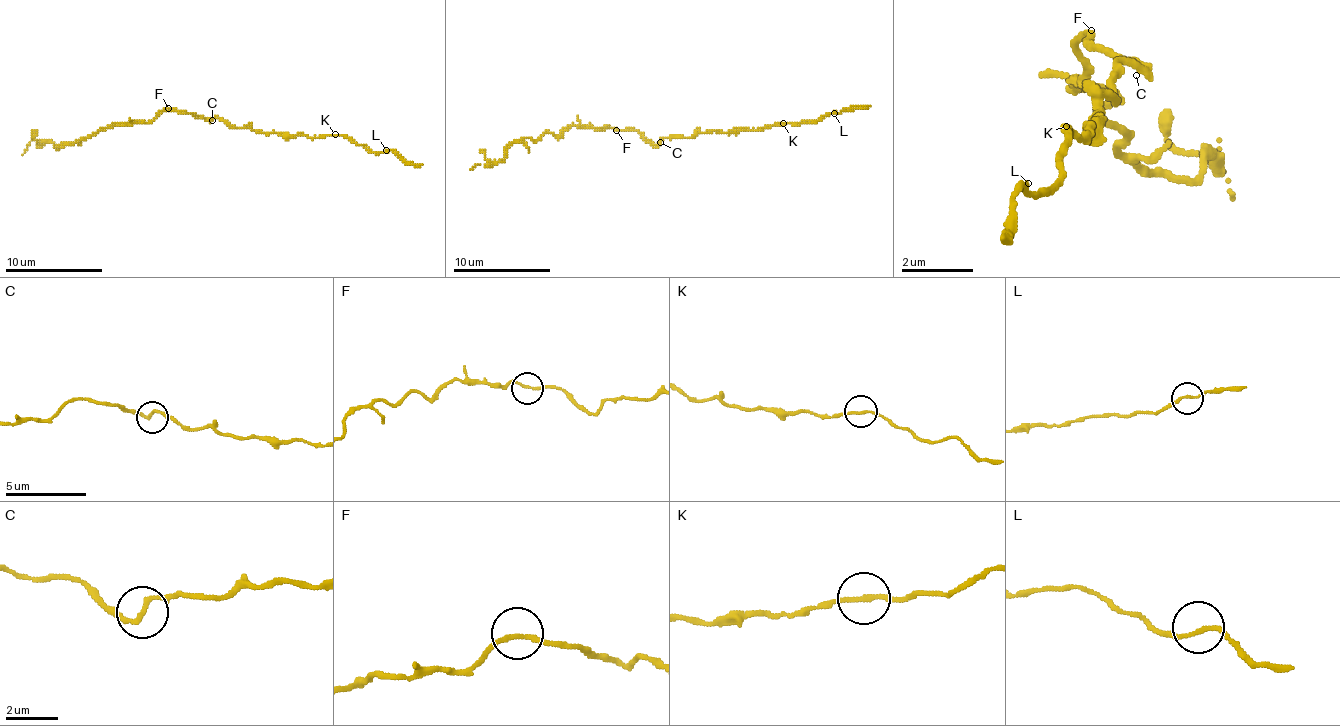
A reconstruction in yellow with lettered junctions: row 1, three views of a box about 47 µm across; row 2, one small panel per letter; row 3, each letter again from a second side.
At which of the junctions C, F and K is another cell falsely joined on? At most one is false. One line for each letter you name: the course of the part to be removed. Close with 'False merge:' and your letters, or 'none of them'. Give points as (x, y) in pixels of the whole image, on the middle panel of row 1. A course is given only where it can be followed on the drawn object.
False merge: none of them

